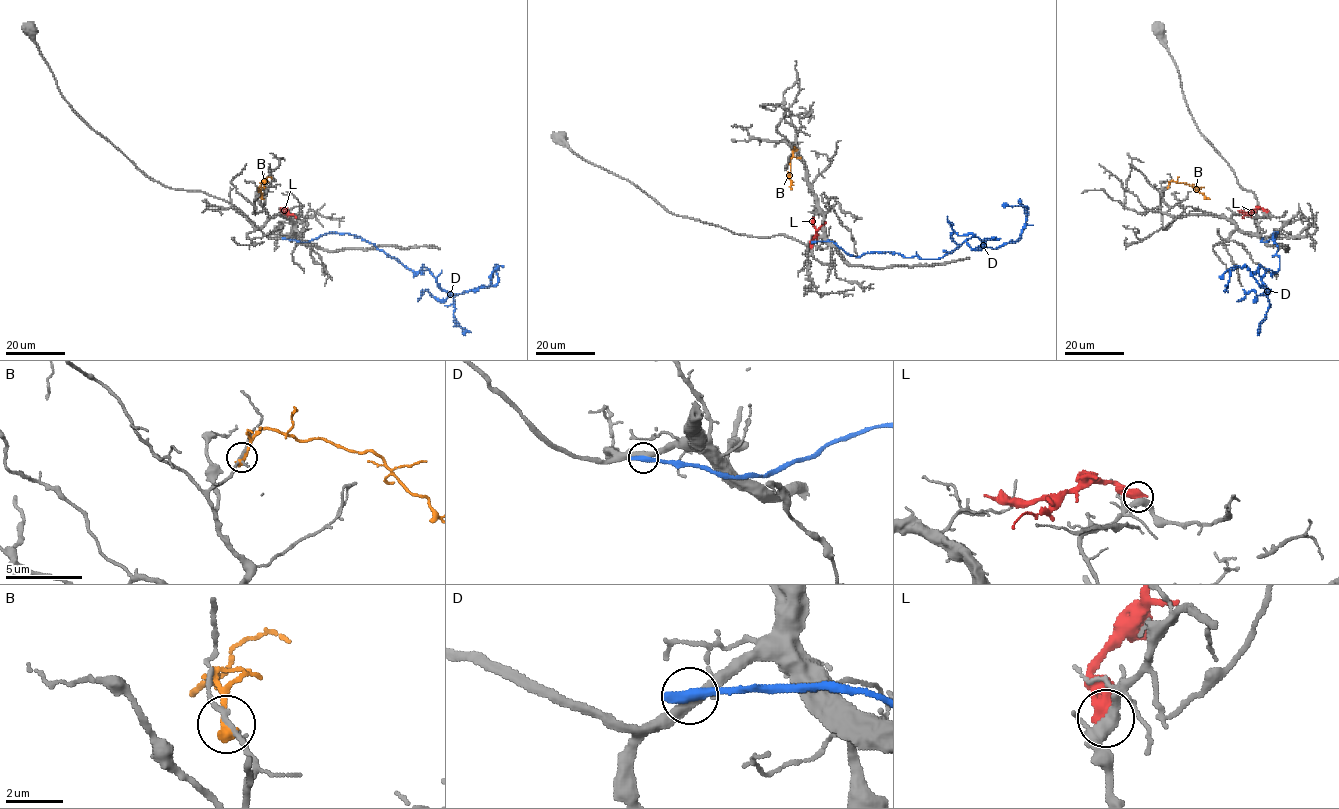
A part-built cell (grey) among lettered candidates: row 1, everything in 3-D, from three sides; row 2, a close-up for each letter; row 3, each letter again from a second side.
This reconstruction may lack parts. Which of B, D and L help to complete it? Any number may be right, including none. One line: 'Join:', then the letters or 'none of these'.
Join: none of these

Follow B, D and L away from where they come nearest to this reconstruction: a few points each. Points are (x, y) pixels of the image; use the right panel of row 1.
B: (1168, 186), (1172, 181), (1194, 185), (1210, 199)
D: (1262, 238), (1277, 232), (1279, 268), (1262, 278), (1268, 294), (1245, 266), (1230, 270), (1227, 292)
L: (1267, 211), (1237, 211)

